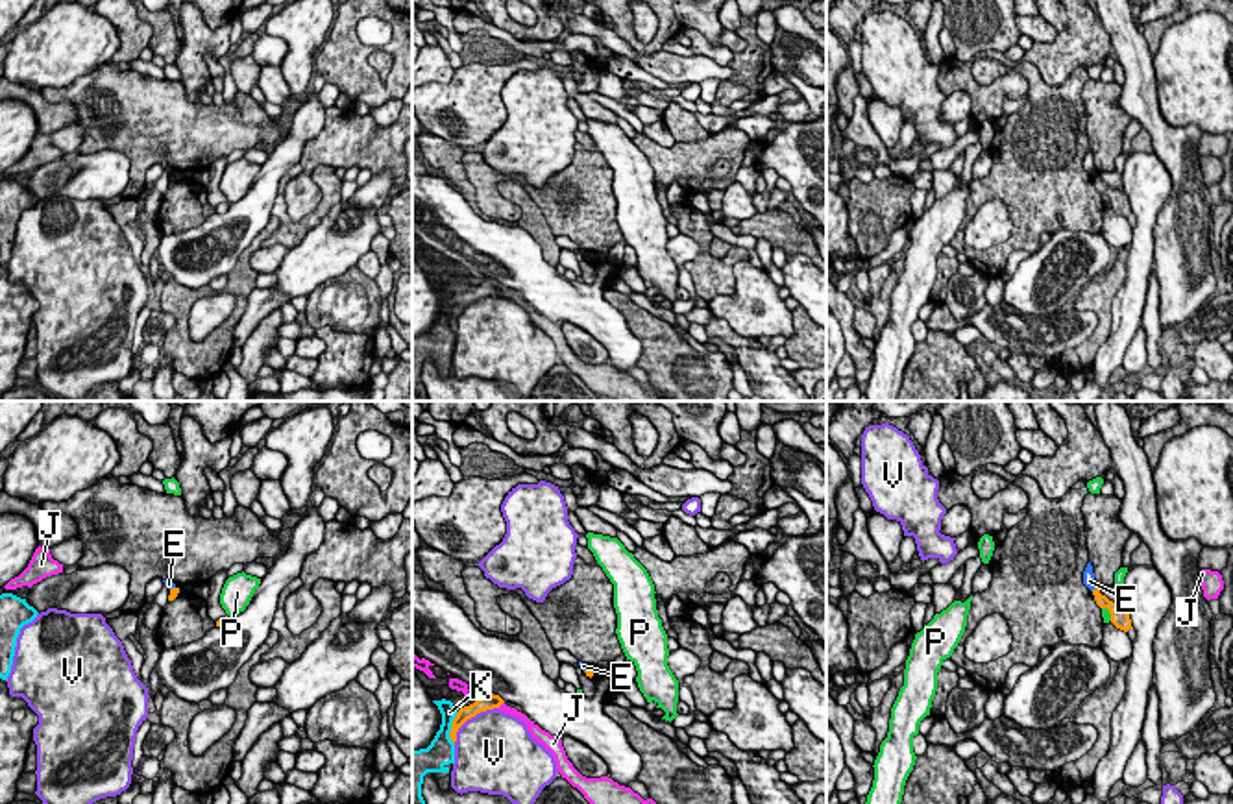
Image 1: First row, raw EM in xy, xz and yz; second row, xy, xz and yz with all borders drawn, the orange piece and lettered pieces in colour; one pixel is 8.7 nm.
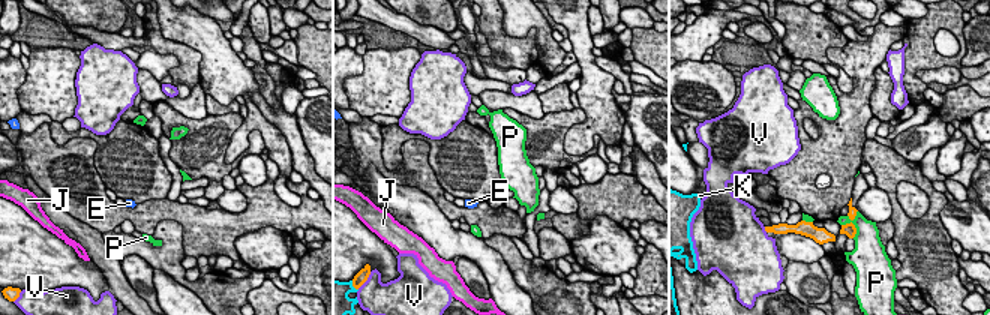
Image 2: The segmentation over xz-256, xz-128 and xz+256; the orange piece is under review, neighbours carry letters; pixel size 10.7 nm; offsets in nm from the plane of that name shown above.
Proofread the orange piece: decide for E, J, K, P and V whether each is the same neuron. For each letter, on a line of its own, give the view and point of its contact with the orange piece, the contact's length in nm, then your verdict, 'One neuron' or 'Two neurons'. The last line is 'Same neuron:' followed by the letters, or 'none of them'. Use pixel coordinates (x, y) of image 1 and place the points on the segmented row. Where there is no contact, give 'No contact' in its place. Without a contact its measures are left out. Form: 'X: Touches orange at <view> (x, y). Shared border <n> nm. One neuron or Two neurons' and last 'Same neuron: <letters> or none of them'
E: Touches orange at yz (1093, 590). Shared border 70 nm. Two neurons
J: Touches orange at xz (501, 703). Shared border 100 nm. Two neurons
K: Touches orange at xz (451, 729). Shared border 300 nm. Two neurons
P: Touches orange at yz (1110, 612). Shared border 150 nm. Two neurons
V: Touches orange at xz (470, 718). Shared border 500 nm. Two neurons
Same neuron: none of them

